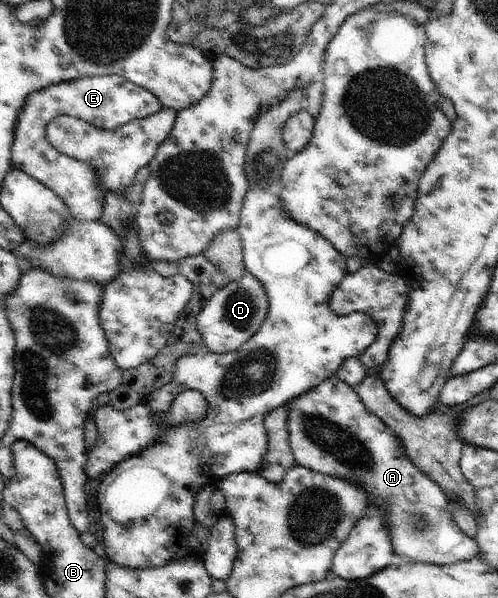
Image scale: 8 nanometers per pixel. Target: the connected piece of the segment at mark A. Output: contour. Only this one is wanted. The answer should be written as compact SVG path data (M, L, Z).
M332 375L332 377L324 379L318 387L314 387L314 389L310 389L310 391L306 391L306 393L302 393L302 395L290 399L290 401L286 401L286 404L288 404L288 433L290 433L290 447L292 448L292 453L297 465L308 467L308 469L312 469L312 471L316 471L316 473L322 473L322 475L330 475L330 477L340 477L340 479L352 481L354 485L362 487L362 489L368 493L368 509L364 511L365 514L368 513L370 509L384 507L386 513L388 513L386 523L388 523L388 529L390 529L390 537L392 537L392 545L394 545L394 553L396 555L400 555L402 559L408 562L422 562L438 565L453 564L474 559L474 557L482 558L482 555L480 555L480 547L478 547L476 540L468 537L468 535L458 527L453 515L452 505L450 501L448 501L446 493L410 461L410 458L406 455L405 449L400 447L400 439L397 435L382 421L382 419L364 407L362 401L360 401L360 397L358 397L358 394L354 391L352 386L344 383L338 376Z

